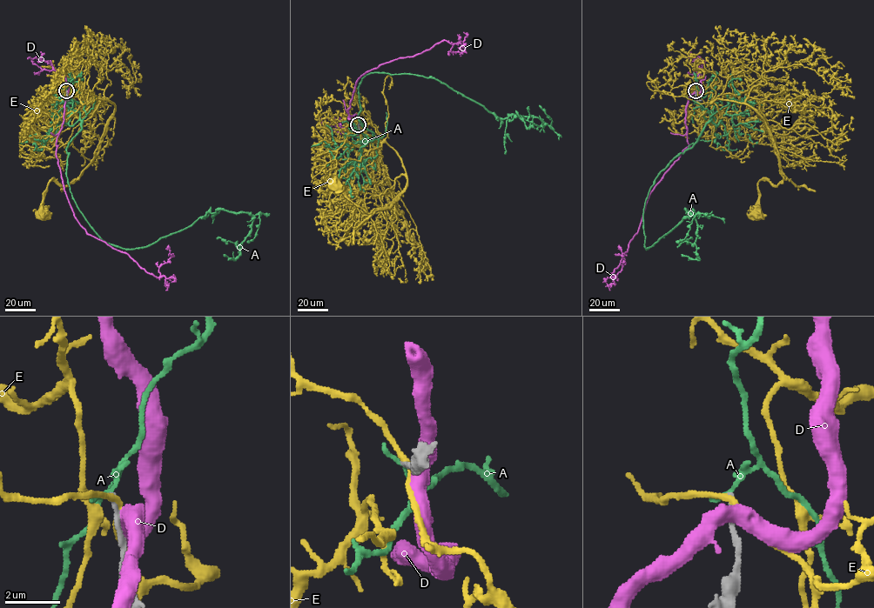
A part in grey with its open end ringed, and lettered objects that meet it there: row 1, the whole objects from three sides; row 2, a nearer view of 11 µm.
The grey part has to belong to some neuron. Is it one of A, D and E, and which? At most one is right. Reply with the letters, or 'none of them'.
none of them

